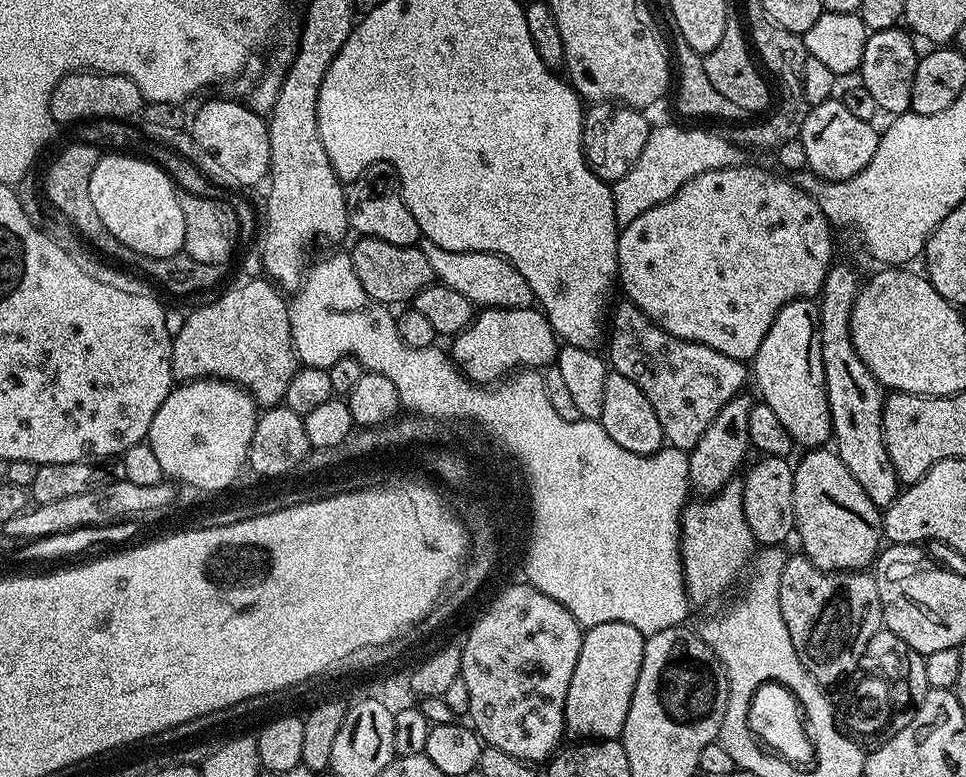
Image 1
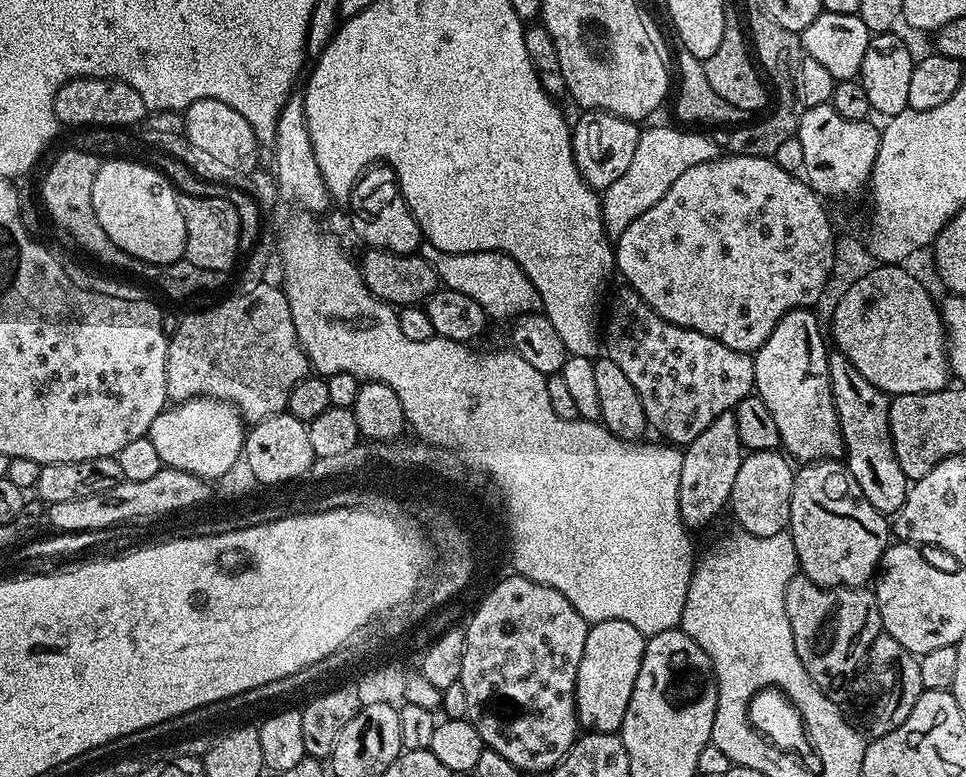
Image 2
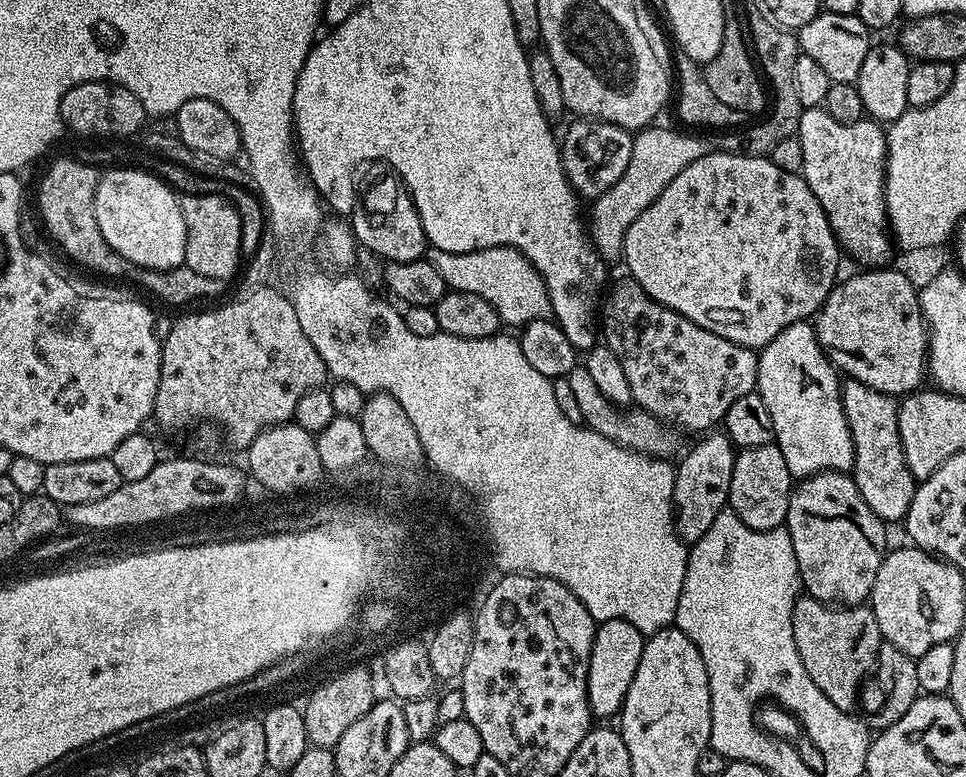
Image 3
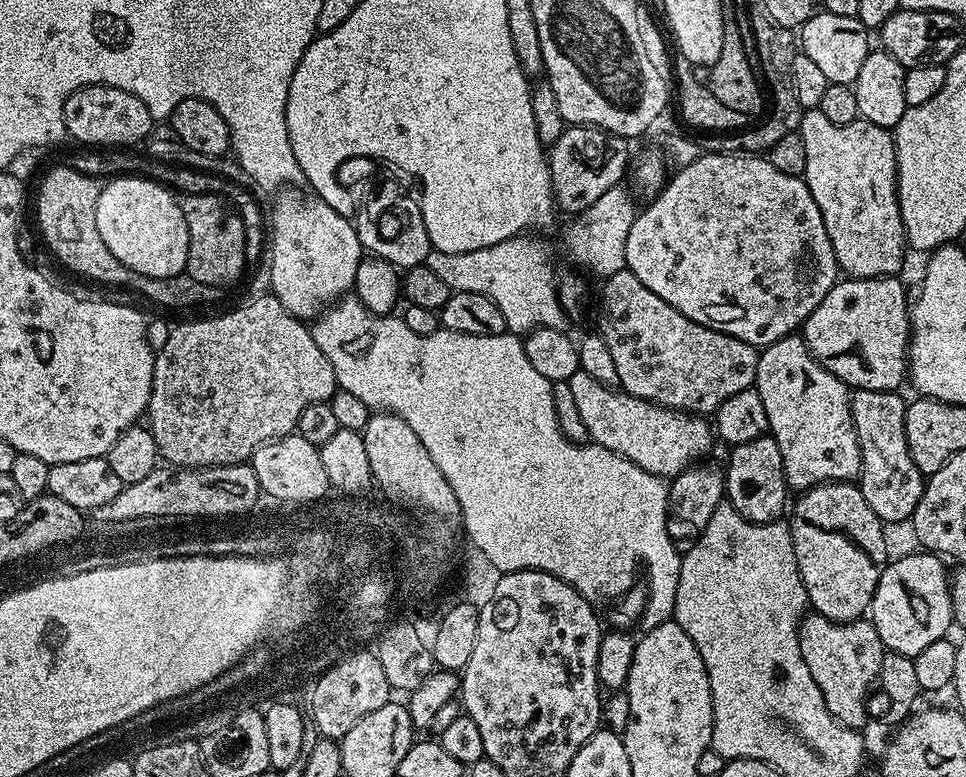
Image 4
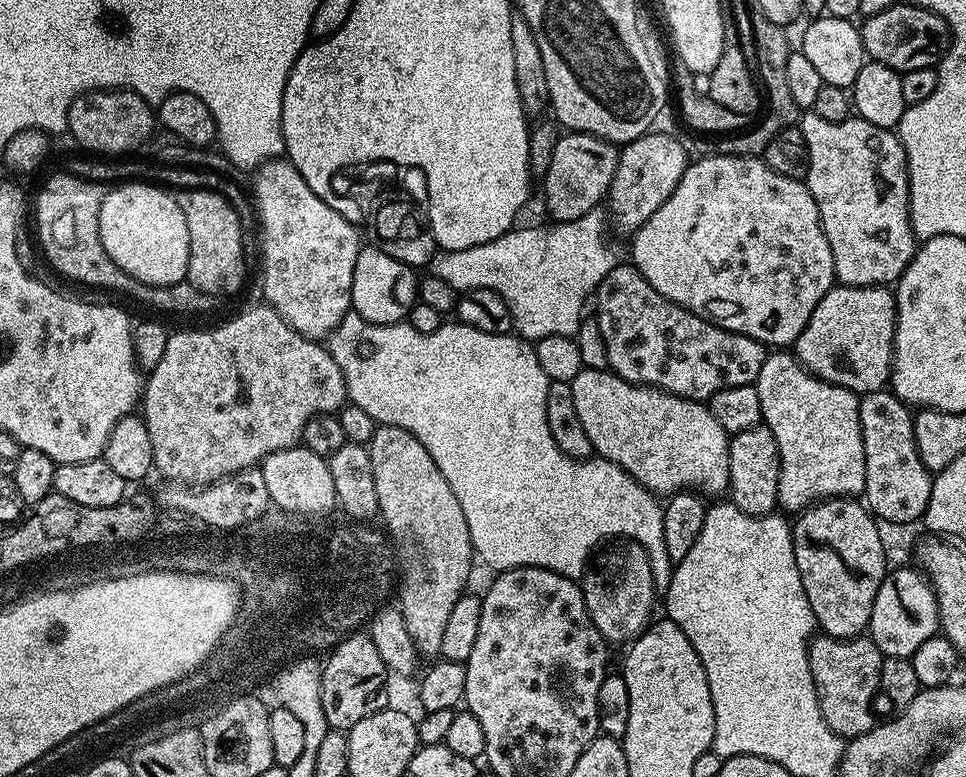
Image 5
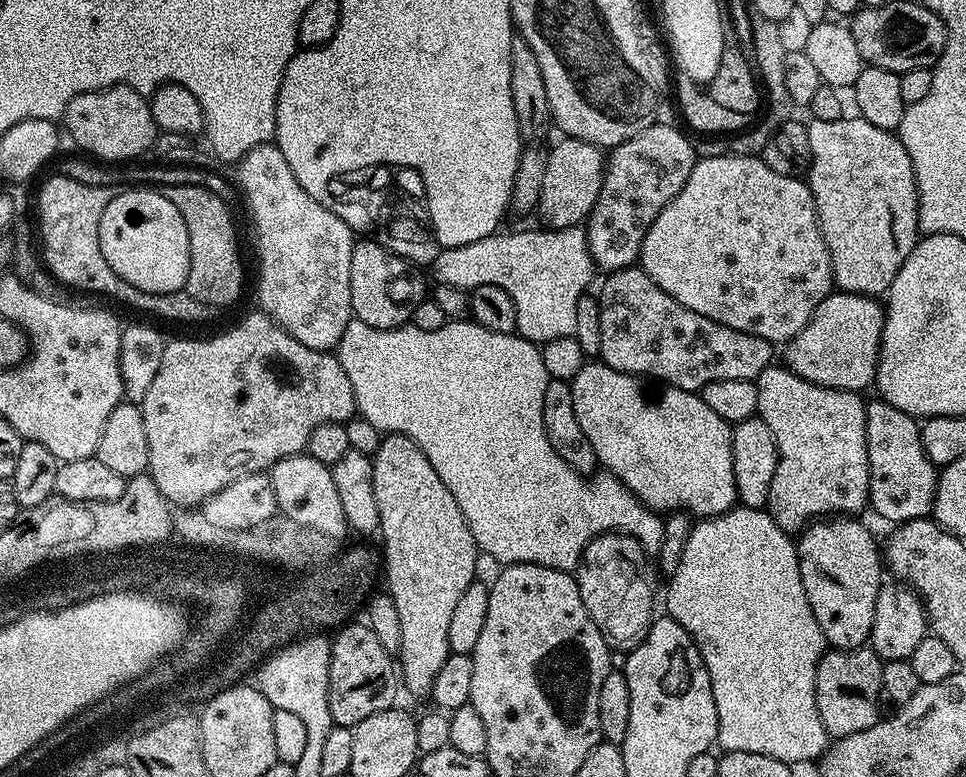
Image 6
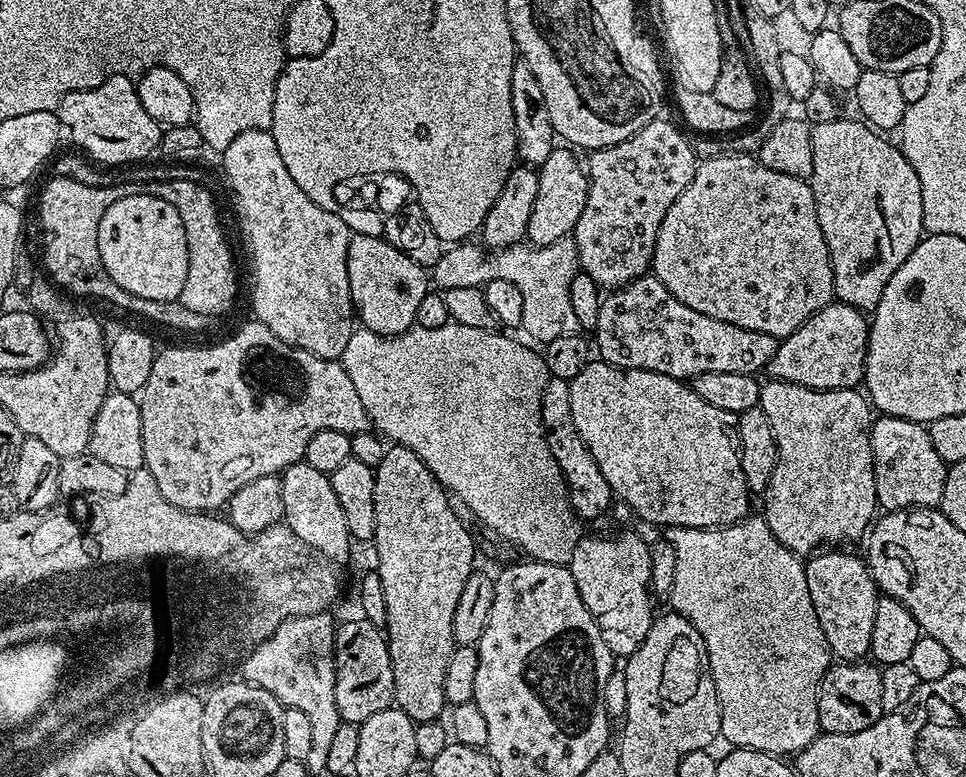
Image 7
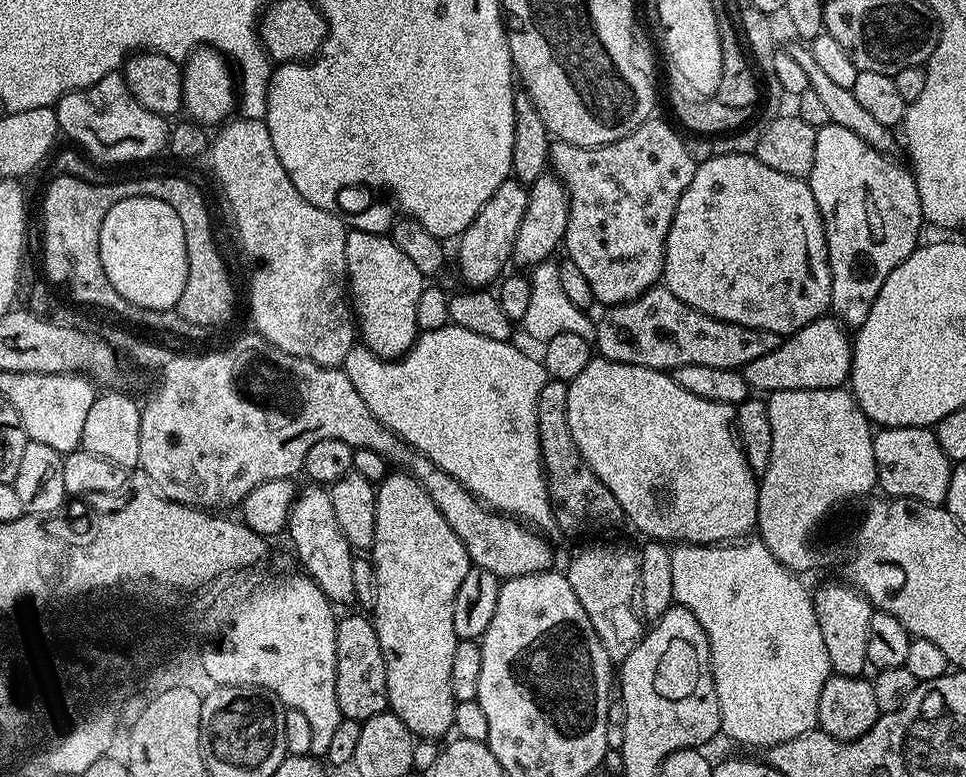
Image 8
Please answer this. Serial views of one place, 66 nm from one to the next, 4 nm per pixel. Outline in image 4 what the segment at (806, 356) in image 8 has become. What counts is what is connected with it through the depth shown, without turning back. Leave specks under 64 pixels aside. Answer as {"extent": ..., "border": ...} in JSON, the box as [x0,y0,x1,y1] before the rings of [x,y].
{"extent":[802,275,912,391],"border":[[[899,275],[878,278],[841,279],[828,291],[826,298],[814,306],[814,314],[802,325],[802,335],[813,358],[834,378],[838,378],[849,389],[897,391],[908,376],[908,337],[912,335],[912,324],[908,320],[910,296],[904,293],[904,284]]]}

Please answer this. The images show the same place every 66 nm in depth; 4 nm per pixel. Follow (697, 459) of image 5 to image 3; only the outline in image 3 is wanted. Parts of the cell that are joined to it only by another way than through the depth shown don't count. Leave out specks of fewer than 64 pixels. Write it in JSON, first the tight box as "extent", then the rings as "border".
{"extent":[567,366,677,458],"border":[[[577,366],[567,376],[567,379],[570,382],[570,391],[574,393],[574,399],[578,402],[578,410],[582,410],[582,421],[587,427],[630,450],[643,452],[646,456],[664,458],[669,455],[668,447],[675,442],[675,434],[677,435],[669,425],[654,419],[648,412],[621,410],[606,398],[602,398],[597,384],[590,378],[590,374],[583,366]]]}

